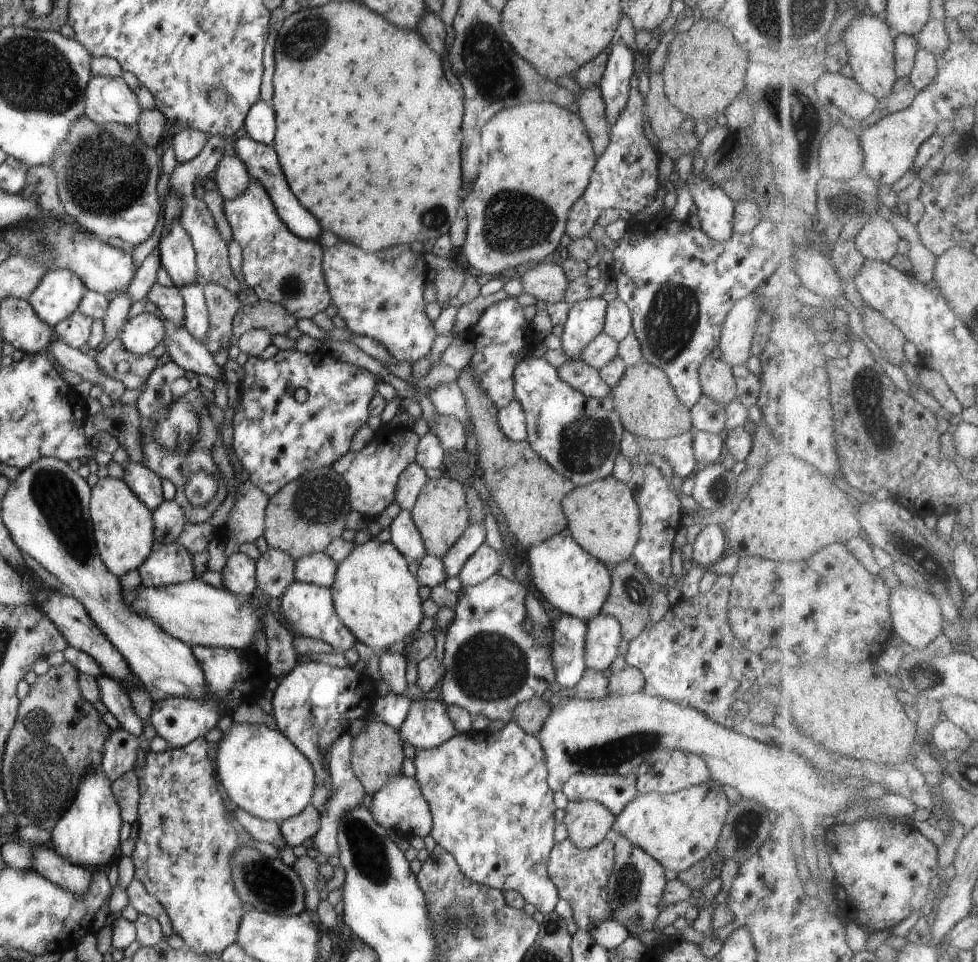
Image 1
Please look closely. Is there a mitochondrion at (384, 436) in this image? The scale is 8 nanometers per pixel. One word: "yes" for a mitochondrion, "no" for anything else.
no

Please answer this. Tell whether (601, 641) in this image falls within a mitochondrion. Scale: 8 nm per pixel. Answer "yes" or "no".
no

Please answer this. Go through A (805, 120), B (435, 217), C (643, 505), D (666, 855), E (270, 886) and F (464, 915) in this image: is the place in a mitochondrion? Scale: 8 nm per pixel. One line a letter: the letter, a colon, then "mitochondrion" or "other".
A: mitochondrion
B: mitochondrion
C: other
D: other
E: mitochondrion
F: mitochondrion

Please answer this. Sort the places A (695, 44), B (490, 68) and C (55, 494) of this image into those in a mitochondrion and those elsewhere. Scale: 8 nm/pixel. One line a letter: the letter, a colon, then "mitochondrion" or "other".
A: other
B: mitochondrion
C: mitochondrion

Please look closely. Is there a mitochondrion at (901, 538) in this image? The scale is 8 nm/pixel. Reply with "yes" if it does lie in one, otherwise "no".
yes

